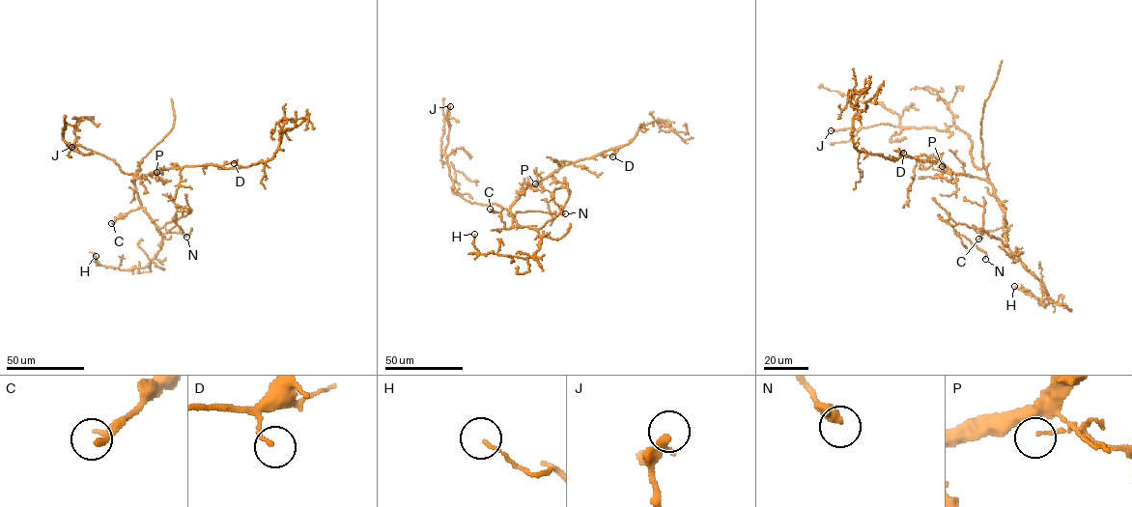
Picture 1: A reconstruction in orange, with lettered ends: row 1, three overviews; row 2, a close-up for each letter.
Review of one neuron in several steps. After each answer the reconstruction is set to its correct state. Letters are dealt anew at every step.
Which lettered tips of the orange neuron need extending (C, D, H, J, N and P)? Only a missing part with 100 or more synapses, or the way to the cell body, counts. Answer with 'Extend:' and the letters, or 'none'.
Extend: none

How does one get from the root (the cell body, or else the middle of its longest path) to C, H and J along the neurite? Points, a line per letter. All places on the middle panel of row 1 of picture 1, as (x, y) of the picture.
C: (527, 186), (510, 210), (520, 227), (506, 229), (501, 214), (490, 209)
H: (527, 186), (510, 212), (521, 228), (534, 228), (540, 237), (533, 255), (480, 254), (474, 234)
J: (527, 186), (511, 206), (513, 215), (495, 203), (471, 203), (452, 191), (453, 181), (444, 153), (450, 106)

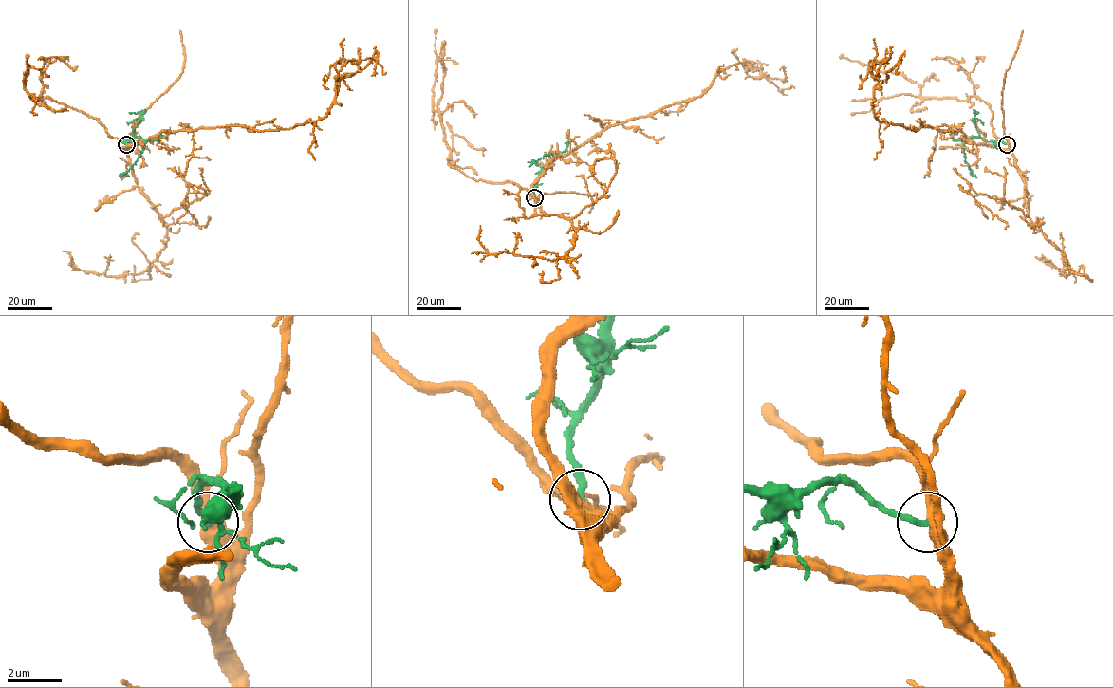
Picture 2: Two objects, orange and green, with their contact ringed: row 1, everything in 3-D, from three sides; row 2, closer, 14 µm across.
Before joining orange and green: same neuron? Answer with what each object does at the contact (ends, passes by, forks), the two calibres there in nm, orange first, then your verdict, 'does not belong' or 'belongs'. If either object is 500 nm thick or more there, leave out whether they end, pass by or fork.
orange passes by; green ends; calibres 400 and 260 nm; does not belong

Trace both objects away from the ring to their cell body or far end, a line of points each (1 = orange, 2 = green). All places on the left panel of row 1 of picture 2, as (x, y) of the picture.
1: (126, 143), (124, 149), (163, 131), (199, 127), (291, 128), (324, 116), (346, 62), (374, 58), (371, 76)
2: (126, 143), (126, 140), (139, 137), (144, 148), (120, 177)

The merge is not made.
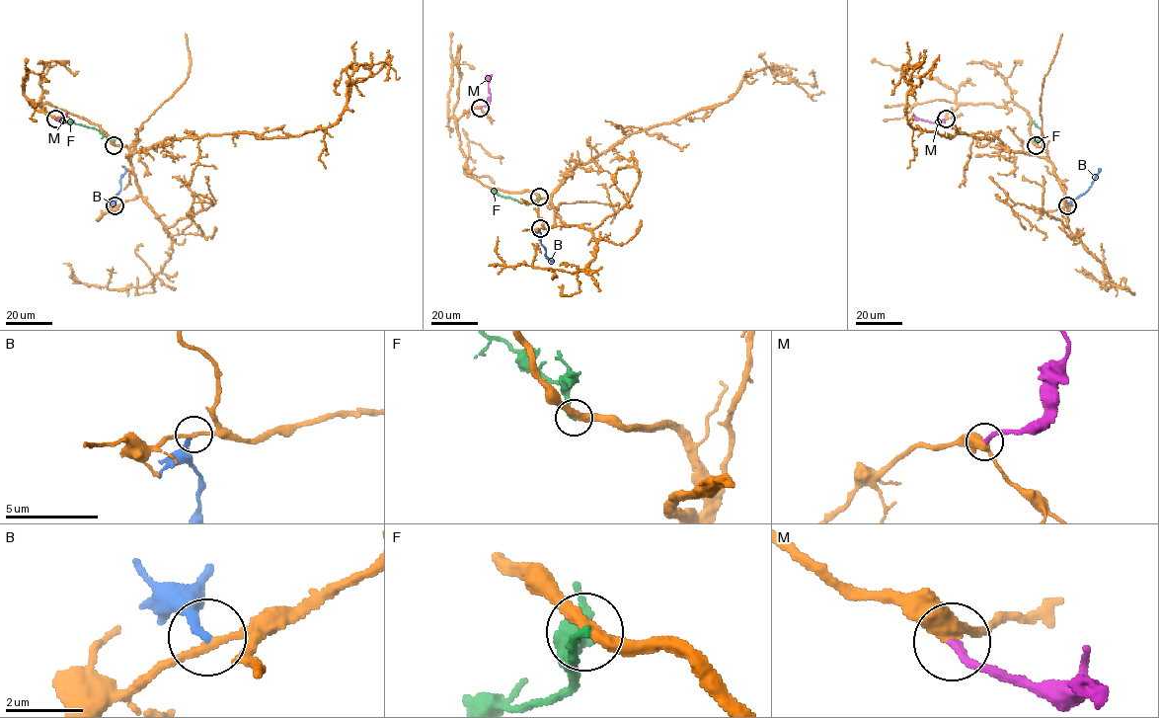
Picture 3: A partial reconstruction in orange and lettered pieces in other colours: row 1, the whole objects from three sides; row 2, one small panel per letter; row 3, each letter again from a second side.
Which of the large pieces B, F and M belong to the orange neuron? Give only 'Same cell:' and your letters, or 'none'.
Same cell: M

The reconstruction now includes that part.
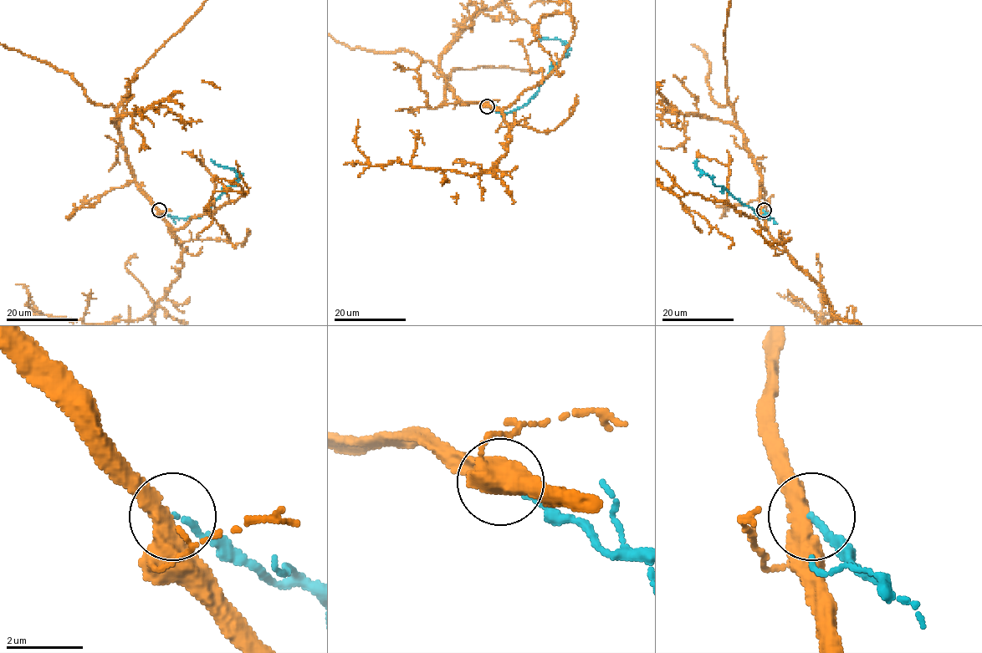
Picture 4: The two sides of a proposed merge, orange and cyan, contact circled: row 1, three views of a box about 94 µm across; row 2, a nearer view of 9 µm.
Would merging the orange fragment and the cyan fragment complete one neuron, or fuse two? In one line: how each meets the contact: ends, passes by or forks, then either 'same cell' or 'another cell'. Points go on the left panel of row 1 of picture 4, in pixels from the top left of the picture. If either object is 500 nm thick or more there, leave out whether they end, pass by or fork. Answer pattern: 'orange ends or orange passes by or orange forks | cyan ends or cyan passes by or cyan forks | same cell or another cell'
orange passes by | cyan ends | another cell

